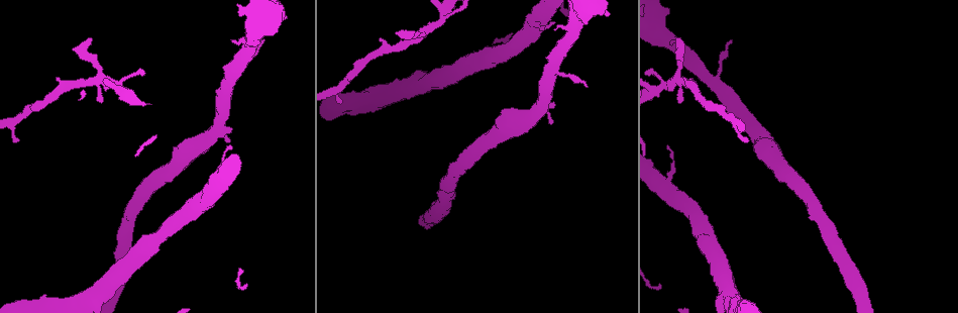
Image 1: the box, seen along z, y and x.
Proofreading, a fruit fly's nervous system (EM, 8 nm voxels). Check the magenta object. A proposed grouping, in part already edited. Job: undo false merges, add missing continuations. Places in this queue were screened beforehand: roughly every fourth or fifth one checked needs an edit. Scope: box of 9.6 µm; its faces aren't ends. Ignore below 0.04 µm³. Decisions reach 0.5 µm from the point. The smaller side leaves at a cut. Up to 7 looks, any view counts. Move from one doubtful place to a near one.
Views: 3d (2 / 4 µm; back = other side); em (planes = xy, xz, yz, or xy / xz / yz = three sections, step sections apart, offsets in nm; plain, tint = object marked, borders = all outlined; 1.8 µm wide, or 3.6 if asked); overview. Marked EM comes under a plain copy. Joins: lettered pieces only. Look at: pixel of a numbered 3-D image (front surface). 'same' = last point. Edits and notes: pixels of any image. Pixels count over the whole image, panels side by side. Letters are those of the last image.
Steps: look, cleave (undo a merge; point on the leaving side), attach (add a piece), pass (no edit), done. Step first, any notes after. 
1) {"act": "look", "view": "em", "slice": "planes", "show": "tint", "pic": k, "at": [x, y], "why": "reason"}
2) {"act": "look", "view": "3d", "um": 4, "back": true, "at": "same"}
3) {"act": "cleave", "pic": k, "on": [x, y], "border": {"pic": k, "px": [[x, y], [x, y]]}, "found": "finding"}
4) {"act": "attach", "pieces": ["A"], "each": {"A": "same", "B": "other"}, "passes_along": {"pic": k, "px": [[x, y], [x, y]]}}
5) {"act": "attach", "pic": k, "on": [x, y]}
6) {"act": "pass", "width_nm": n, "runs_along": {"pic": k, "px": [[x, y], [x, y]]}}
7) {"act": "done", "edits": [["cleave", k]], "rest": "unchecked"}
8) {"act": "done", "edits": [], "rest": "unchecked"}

{"act": "look", "view": "3d", "um": 4, "pic": 1, "at": [679, 103], "why": "free end"}

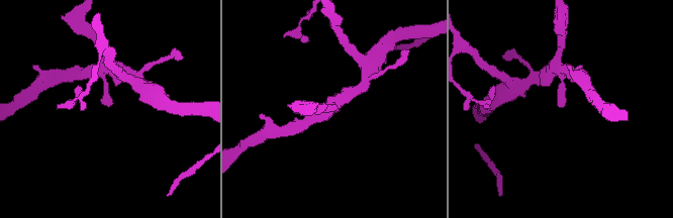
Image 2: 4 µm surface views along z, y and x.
{"act": "look", "view": "em", "um": 3.6, "slice": "xy", "step": 4, "show": "borders", "pic": 2, "at": [561, 106]}

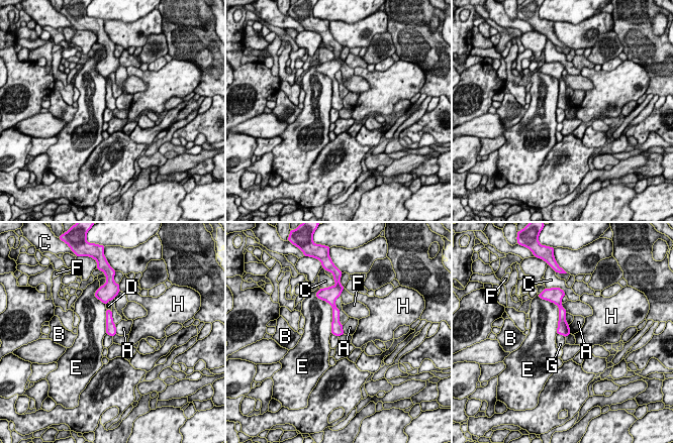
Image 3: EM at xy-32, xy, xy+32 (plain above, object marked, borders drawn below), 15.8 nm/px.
{"act": "pass", "width_nm": 160, "each": {"A": "other", "B": "other", "C": "other", "D": "other", "E": "other", "F": "other", "G": "other", "H": "other"}, "border": {"pic": 3, "px": [[343, 333], [339, 337]]}, "found": "none of them fits"}

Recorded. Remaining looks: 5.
{"act": "look", "view": "em", "slice": "planes", "show": "borders", "pic": 1, "at": [412, 31]}

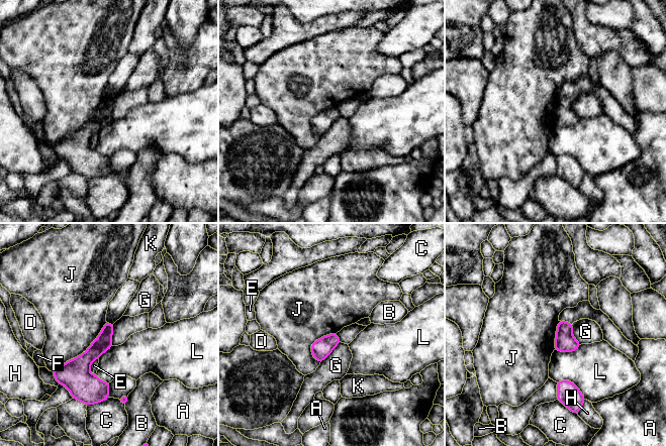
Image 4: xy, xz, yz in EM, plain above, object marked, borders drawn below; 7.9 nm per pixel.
{"act": "pass", "width_nm": 130, "each": {"A": "other", "B": "other", "C": "other", "D": "other", "E": "other", "F": "other", "G": "other", "H": "other", "J": "other", "K": "other", "L": "other"}, "border": {"pic": 4, "px": [[106, 322], [81, 354], [52, 371]]}, "found": "no lettered piece goes on from it"}

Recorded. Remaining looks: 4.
{"act": "look", "view": "em", "um": 3.6, "slice": "yz", "step": 8, "show": "borders", "pic": 1, "at": [747, 140], "why": "branch stops here"}

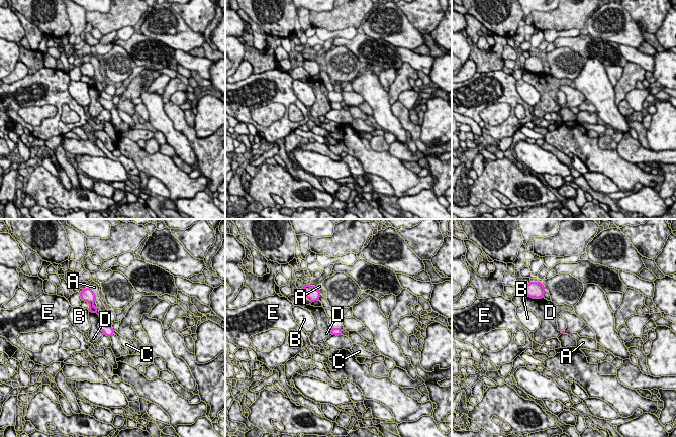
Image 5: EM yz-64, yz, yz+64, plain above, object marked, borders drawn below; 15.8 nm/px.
{"act": "look", "view": "em", "um": 3.6, "slice": "planes", "show": "borders", "at": "same"}

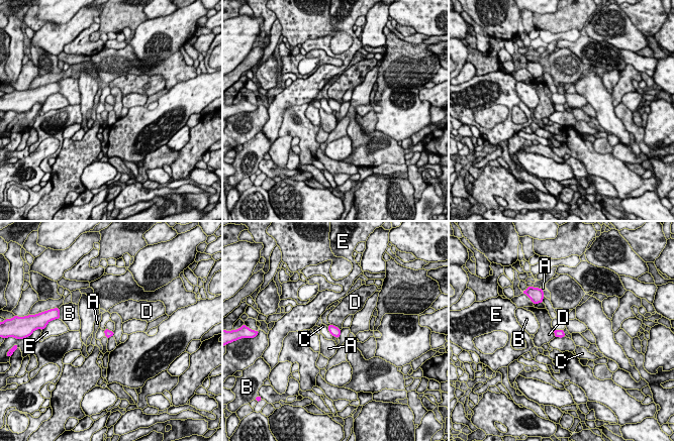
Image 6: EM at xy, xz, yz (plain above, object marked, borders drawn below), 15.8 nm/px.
{"act": "pass", "each": {"A": "other", "B": "other", "C": "other", "D": "other", "E": "other"}, "border": {"pic": 6, "px": [[556, 336], [564, 337]]}, "found": "none of them fits"}

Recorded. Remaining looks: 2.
{"act": "done", "edits": [], "rest": "unchecked"}

